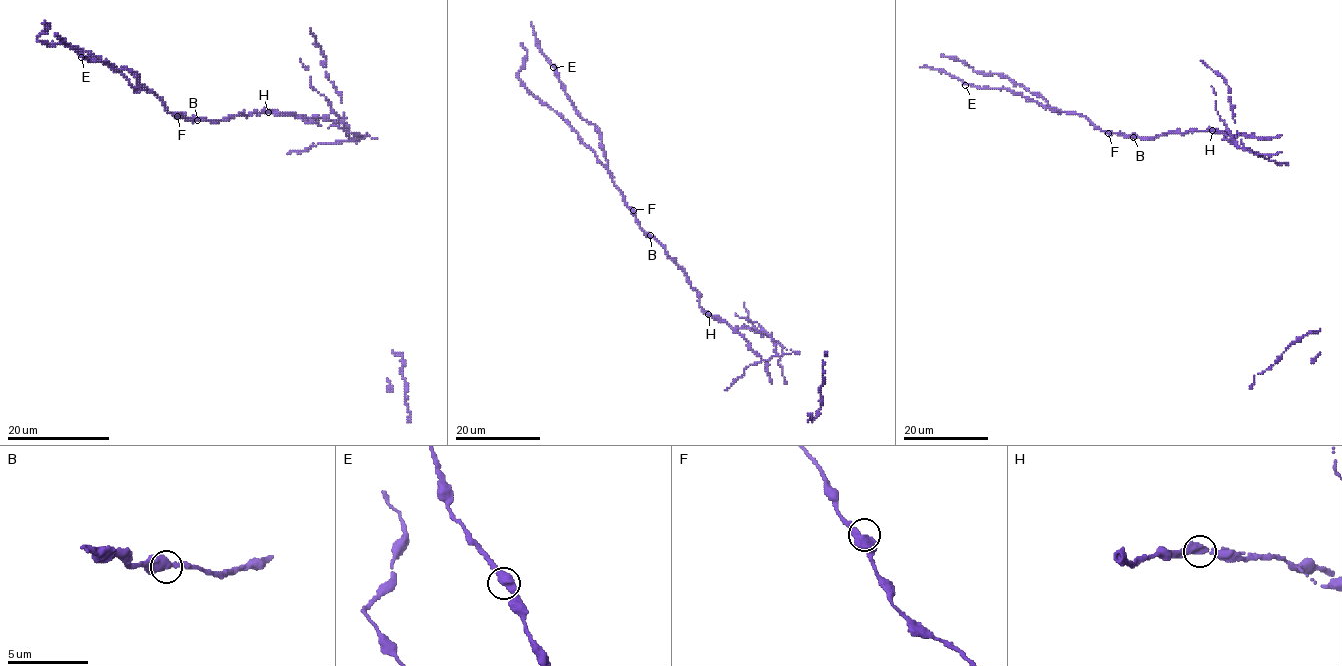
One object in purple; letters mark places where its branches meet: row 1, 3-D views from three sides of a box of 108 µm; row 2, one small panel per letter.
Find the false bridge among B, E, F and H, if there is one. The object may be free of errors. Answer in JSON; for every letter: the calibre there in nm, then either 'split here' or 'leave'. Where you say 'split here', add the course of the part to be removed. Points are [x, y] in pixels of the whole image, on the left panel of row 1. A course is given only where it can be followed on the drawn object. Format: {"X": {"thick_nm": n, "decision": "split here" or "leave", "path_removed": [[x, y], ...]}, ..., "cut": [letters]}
{"B": {"thick_nm": 400, "decision": "leave"}, "E": {"thick_nm": 400, "decision": "leave"}, "F": {"thick_nm": 480, "decision": "leave"}, "H": {"thick_nm": 400, "decision": "split here"}, "cut": ["H"]}

